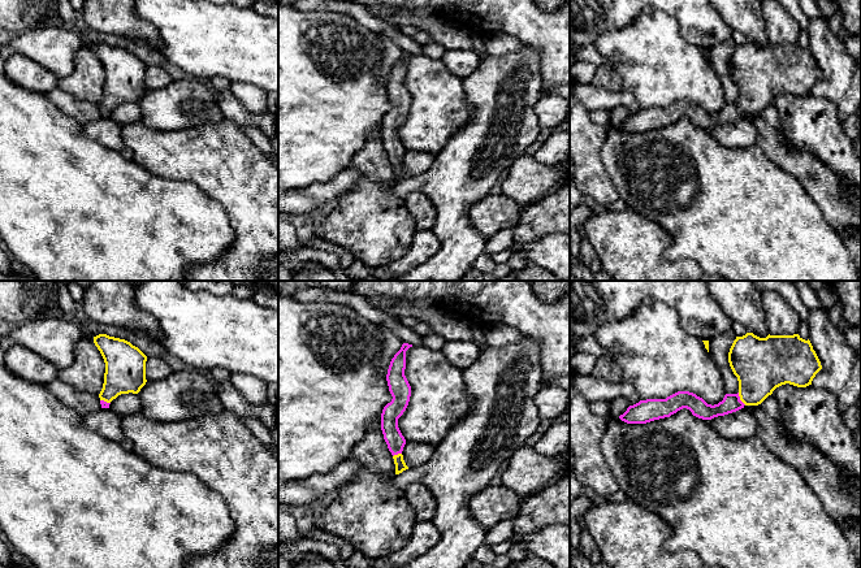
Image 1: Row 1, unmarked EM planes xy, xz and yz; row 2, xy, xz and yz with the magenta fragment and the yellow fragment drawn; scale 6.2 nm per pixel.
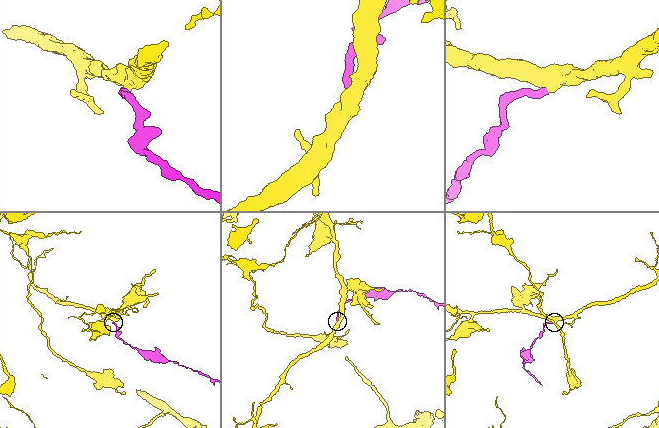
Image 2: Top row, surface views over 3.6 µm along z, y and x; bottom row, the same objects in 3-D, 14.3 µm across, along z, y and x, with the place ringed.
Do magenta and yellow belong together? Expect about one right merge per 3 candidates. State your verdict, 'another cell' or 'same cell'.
same cell

